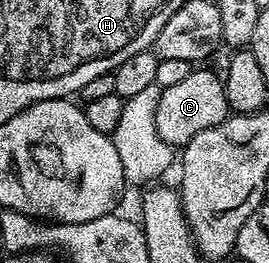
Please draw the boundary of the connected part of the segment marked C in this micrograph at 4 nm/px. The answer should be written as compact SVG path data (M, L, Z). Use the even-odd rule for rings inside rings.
M194 69L190 77L161 90L158 113L154 113L154 125L158 125L158 137L162 137L162 141L166 141L174 149L183 149L190 141L194 141L194 137L198 137L198 133L218 125L229 114L224 81L214 77L208 70Z

